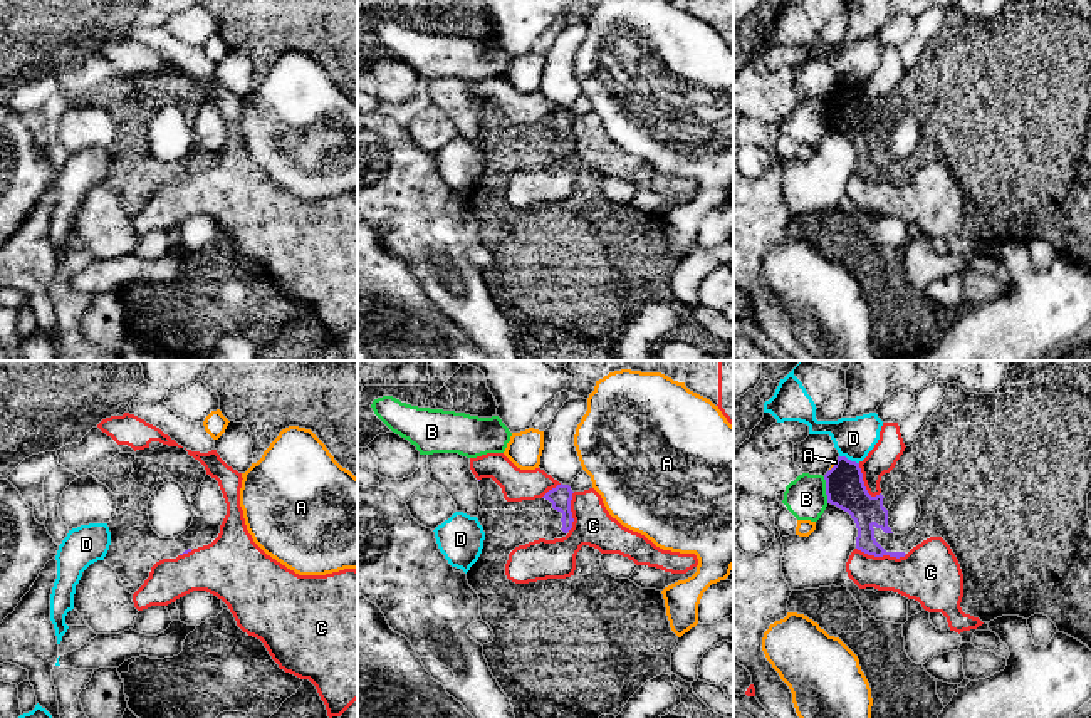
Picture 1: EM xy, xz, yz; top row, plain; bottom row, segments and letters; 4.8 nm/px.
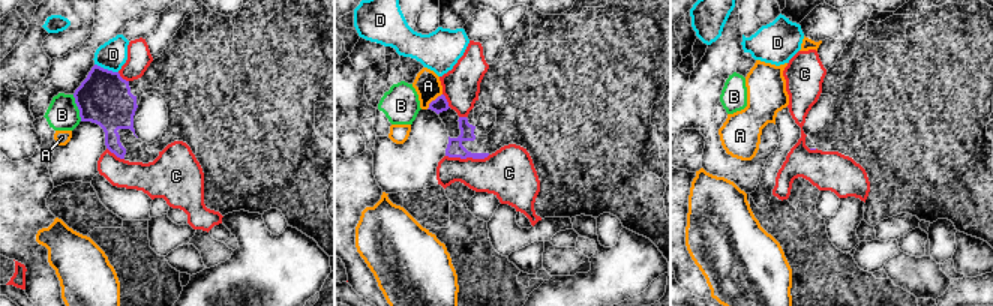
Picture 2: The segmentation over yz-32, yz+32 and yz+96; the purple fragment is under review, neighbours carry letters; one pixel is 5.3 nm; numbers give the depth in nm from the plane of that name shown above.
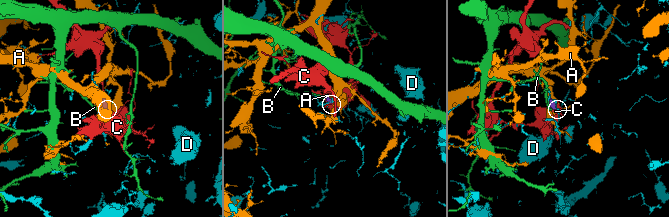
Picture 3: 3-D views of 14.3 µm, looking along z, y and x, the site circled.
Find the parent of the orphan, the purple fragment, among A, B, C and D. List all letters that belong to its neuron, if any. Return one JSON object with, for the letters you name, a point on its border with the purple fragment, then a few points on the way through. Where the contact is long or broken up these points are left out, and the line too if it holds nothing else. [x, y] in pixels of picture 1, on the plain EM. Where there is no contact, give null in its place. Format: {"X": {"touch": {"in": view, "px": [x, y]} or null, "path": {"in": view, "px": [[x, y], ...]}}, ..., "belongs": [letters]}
{"belongs": []}

